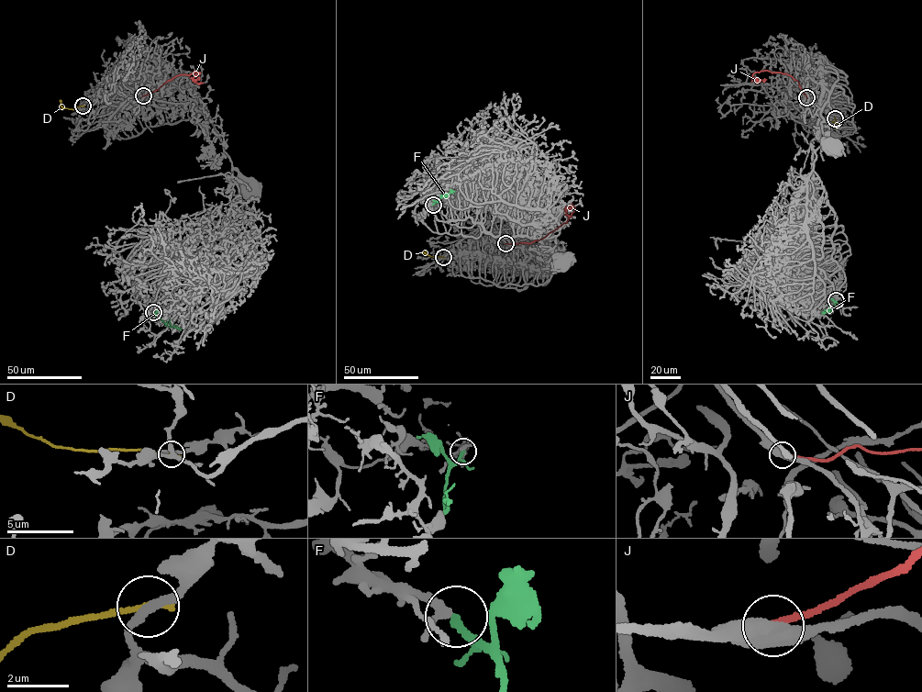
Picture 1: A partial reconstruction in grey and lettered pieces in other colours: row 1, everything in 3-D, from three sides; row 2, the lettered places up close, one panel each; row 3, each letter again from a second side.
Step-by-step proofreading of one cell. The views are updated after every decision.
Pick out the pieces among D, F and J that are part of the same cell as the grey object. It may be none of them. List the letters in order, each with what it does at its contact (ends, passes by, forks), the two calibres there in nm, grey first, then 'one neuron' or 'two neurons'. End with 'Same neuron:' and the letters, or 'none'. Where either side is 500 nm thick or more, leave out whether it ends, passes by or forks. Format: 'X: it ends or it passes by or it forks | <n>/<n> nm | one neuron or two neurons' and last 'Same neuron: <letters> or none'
D: it ends | 260/220 nm | two neurons
F: it ends | 200/240 nm | two neurons
J: 550/240 nm | two neurons
Same neuron: none

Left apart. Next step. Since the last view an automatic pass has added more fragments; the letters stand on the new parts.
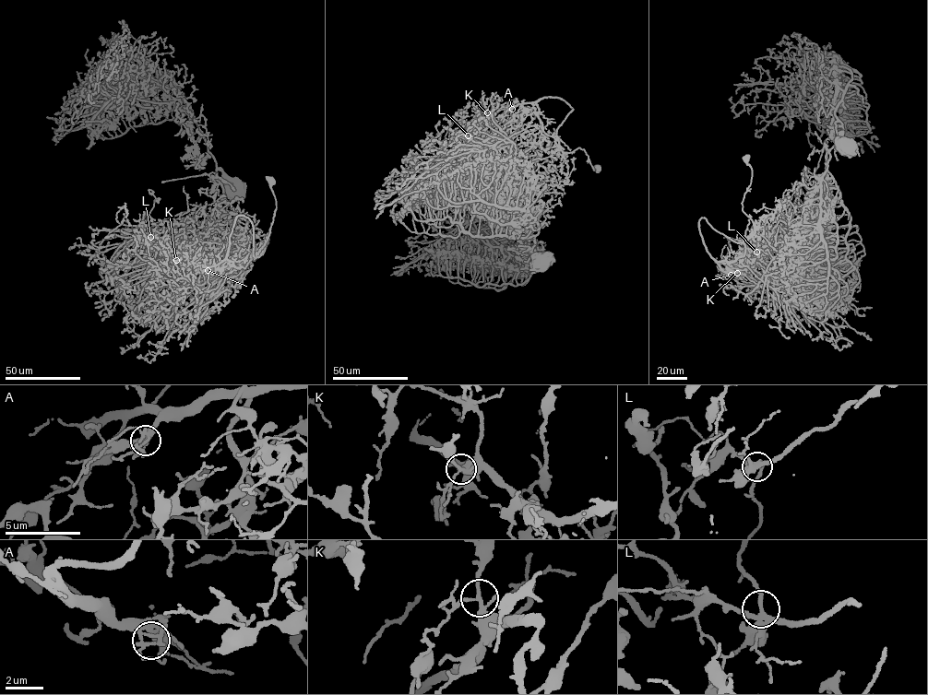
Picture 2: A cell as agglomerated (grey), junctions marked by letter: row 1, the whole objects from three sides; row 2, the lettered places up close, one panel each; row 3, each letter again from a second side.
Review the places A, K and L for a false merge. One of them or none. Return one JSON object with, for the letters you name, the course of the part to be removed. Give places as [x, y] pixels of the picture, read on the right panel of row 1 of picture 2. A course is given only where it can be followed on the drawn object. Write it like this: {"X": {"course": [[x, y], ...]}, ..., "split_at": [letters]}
{"K": {"course": [[737, 273], [723, 271], [743, 256], [747, 236], [755, 228], [743, 209], [752, 173], [744, 157]]}, "split_at": ["K"]}

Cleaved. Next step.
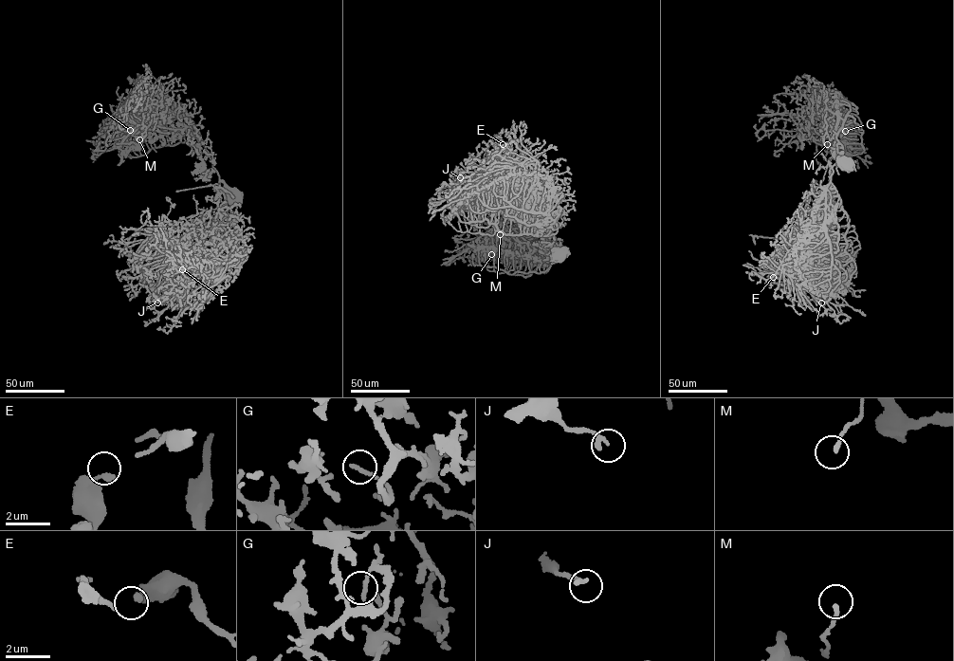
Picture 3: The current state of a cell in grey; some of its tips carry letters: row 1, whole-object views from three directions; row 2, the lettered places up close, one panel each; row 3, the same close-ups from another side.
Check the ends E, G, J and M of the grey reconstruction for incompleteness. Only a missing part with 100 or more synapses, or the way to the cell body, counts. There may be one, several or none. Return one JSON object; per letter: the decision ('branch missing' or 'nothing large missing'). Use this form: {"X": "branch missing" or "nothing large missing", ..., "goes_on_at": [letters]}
{"E": "nothing large missing", "G": "nothing large missing", "J": "nothing large missing", "M": "branch missing", "goes_on_at": ["M"]}

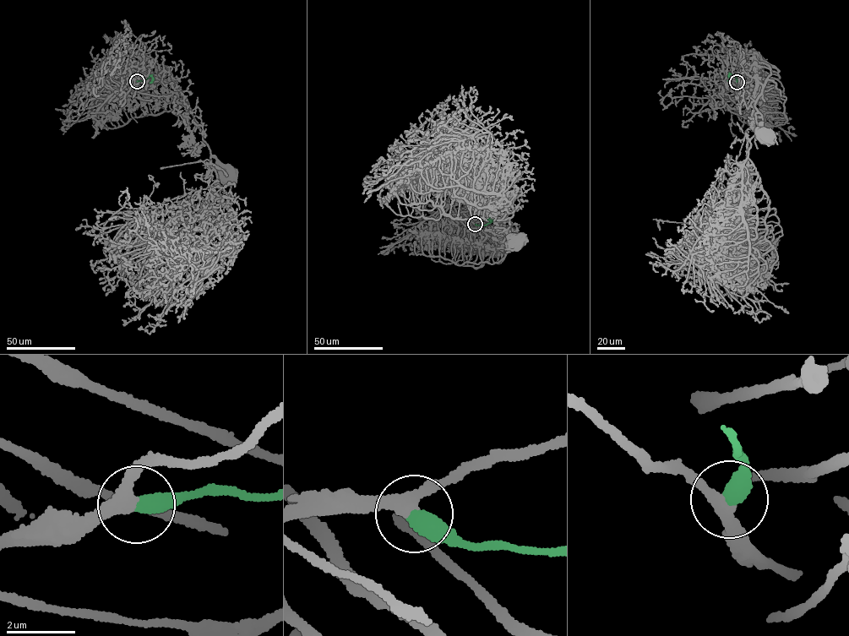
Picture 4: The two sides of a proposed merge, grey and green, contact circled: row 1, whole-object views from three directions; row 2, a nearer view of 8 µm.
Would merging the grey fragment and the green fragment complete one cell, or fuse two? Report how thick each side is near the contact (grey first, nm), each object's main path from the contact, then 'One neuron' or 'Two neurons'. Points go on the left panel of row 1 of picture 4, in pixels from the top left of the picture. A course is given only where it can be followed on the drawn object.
Thickness 320 nm (grey) against 480 nm. Course of grey: (137, 81), (130, 83), (129, 91), (144, 82), (170, 83), (179, 89), (203, 141), (226, 174). Course of green: (137, 81), (150, 76), (152, 82). One neuron

